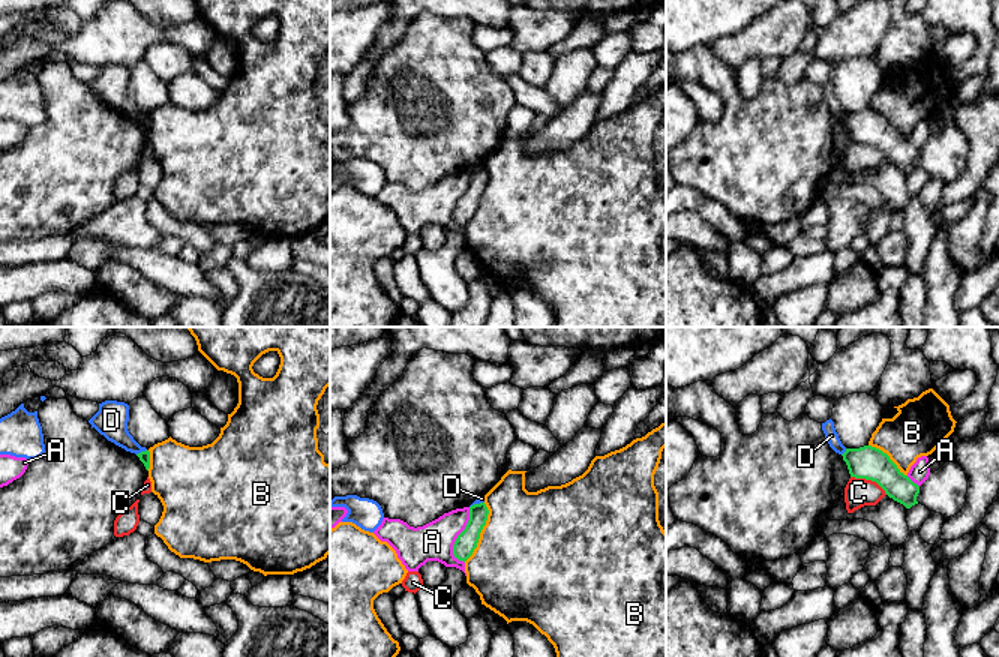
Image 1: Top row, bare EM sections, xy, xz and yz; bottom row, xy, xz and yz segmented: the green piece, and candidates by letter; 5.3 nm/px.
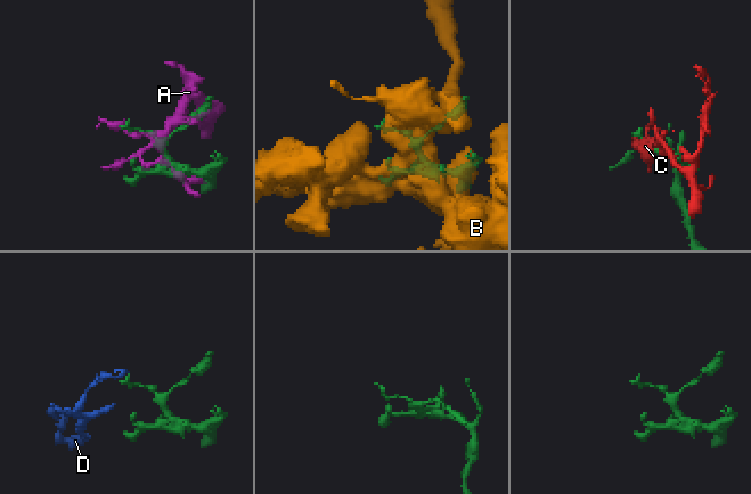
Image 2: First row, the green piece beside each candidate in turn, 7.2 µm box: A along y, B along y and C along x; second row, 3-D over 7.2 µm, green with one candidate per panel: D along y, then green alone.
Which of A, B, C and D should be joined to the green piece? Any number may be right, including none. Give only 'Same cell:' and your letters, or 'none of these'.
Same cell: none of these

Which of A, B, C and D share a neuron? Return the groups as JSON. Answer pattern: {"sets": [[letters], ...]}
{"sets": [["A"], ["B"], ["C"], ["D"]]}

